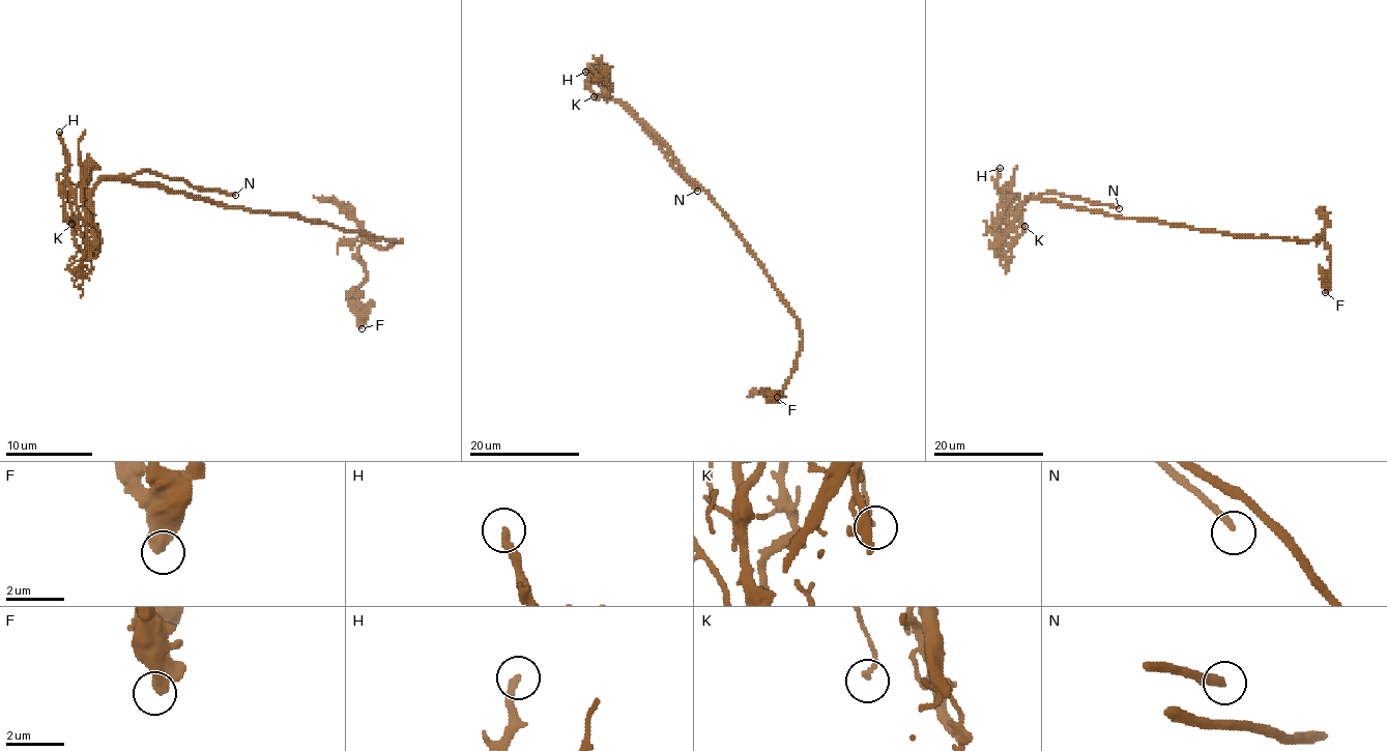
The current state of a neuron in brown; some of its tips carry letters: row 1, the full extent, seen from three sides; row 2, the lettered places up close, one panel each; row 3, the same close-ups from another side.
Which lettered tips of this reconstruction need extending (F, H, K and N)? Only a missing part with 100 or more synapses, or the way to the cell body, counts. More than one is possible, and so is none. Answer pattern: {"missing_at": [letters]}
{"missing_at": ["N"]}

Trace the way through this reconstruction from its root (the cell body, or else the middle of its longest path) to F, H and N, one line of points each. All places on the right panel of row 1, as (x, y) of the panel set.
F: (1137, 219), (1156, 219), (1197, 230), (1247, 236), (1280, 236), (1299, 240), (1323, 238), (1329, 251), (1325, 292)
H: (1137, 219), (1122, 219), (1029, 198), (1014, 225), (1003, 236), (999, 218), (1001, 197), (997, 184), (1000, 168)
N: (1137, 219), (1062, 206), (1038, 197), (1046, 193), (1063, 193), (1119, 208)

